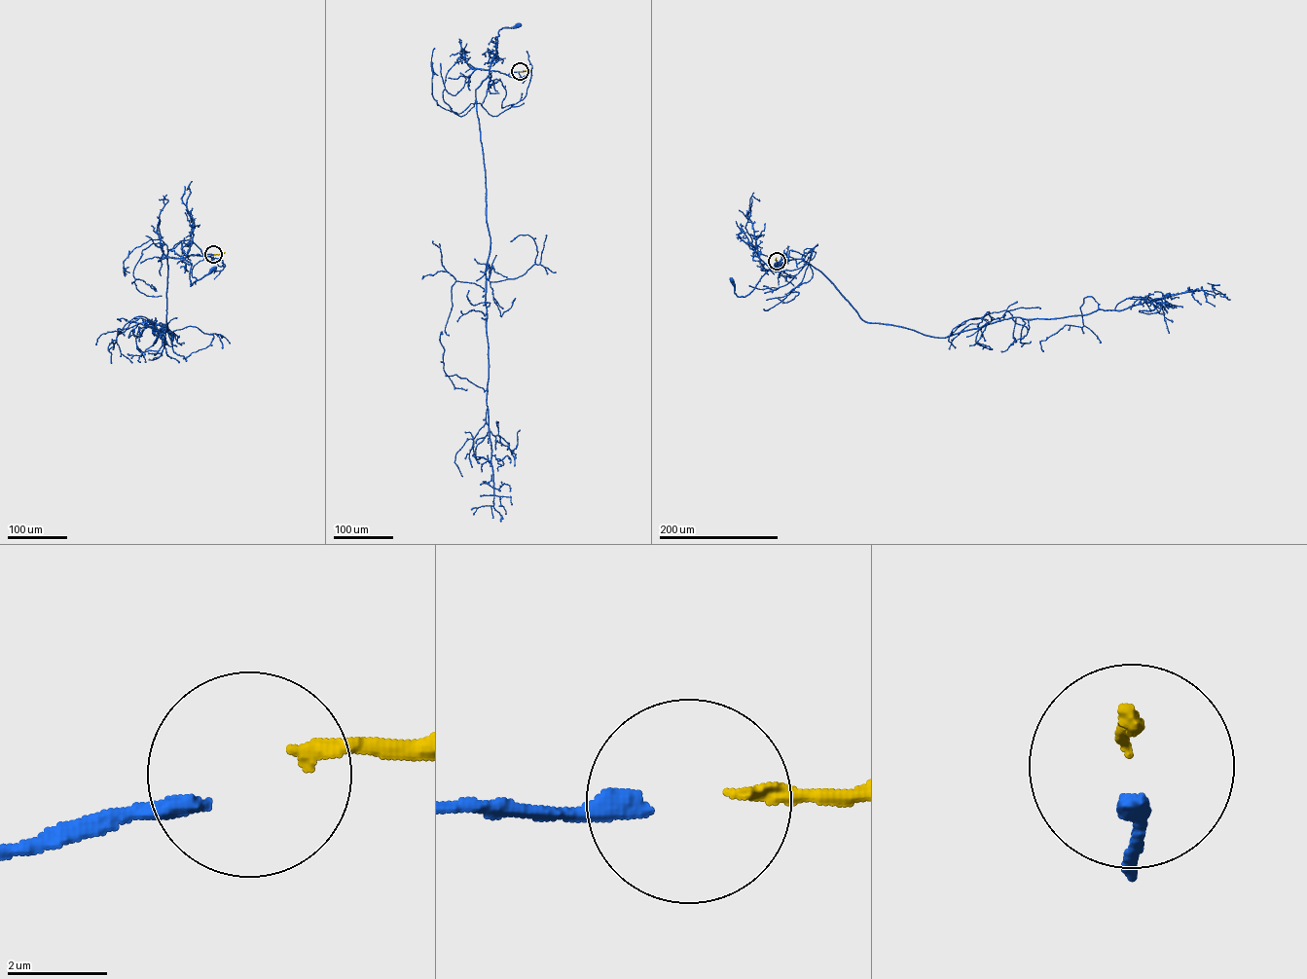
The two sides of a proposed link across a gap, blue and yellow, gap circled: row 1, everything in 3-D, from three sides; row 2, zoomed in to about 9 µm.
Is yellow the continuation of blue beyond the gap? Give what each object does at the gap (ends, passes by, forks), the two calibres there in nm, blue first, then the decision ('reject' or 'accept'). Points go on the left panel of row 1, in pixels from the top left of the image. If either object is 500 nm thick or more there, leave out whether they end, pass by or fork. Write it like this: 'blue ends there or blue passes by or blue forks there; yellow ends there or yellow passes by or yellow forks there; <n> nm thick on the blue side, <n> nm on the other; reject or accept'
blue ends there; yellow ends there; 360 nm thick on the blue side, 240 nm on the other; accept

